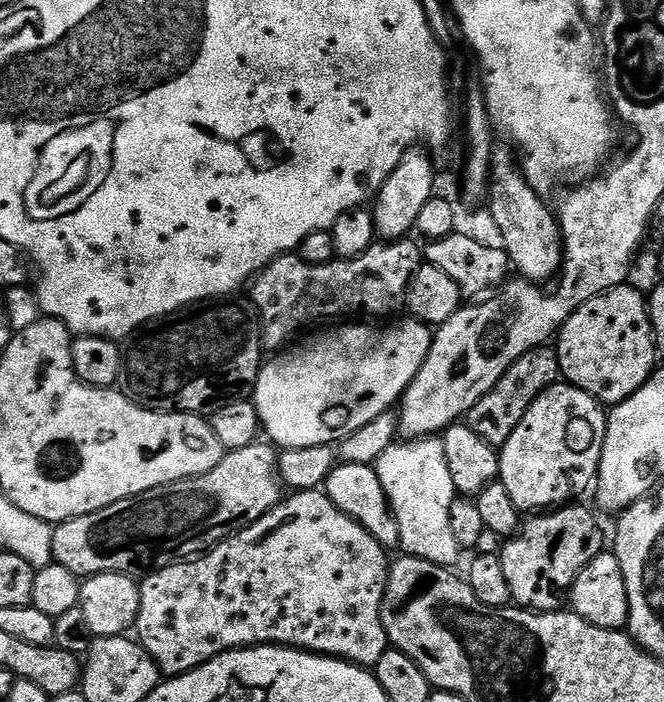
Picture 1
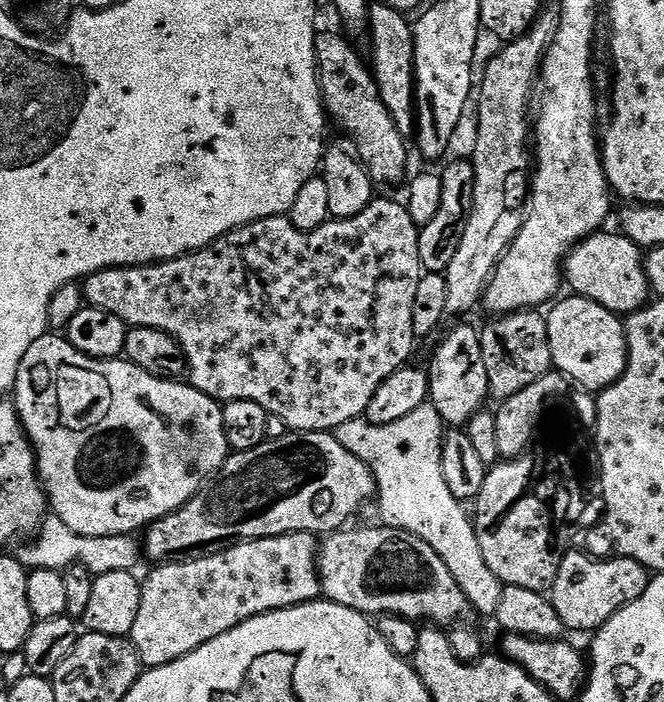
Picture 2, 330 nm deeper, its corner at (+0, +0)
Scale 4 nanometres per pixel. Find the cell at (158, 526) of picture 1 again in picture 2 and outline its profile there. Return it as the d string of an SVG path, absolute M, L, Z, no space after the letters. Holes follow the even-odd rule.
M291 430L283 433L285 436L269 438L263 444L254 446L254 450L246 450L245 452L232 452L228 459L225 460L217 472L205 483L204 487L199 488L190 498L190 502L186 502L178 510L174 510L170 514L166 514L162 519L154 521L148 525L142 536L142 552L145 557L148 556L153 561L153 565L174 564L189 558L198 556L210 556L217 546L227 545L229 542L243 542L245 540L261 540L262 538L270 538L271 536L285 536L291 532L310 532L313 534L331 534L341 531L349 523L348 519L367 502L368 499L377 495L376 480L372 477L372 470L367 464L363 464L358 457L350 454L350 450L346 450L346 446L342 446L342 442L338 442L335 435L331 432L294 432Z

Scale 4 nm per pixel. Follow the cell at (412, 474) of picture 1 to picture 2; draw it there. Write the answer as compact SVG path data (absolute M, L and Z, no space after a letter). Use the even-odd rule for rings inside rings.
M432 403L418 406L414 414L406 414L406 418L398 418L398 422L386 426L371 424L367 418L347 420L336 428L334 435L350 454L371 468L380 500L379 523L422 538L422 542L429 544L434 554L446 562L446 570L450 570L454 582L462 586L462 594L466 594L469 605L488 618L495 617L498 598L502 598L505 585L500 583L494 570L486 566L486 558L482 558L469 509L467 512L464 509L467 507L450 494L450 486L446 486L446 478L442 478L446 425Z

